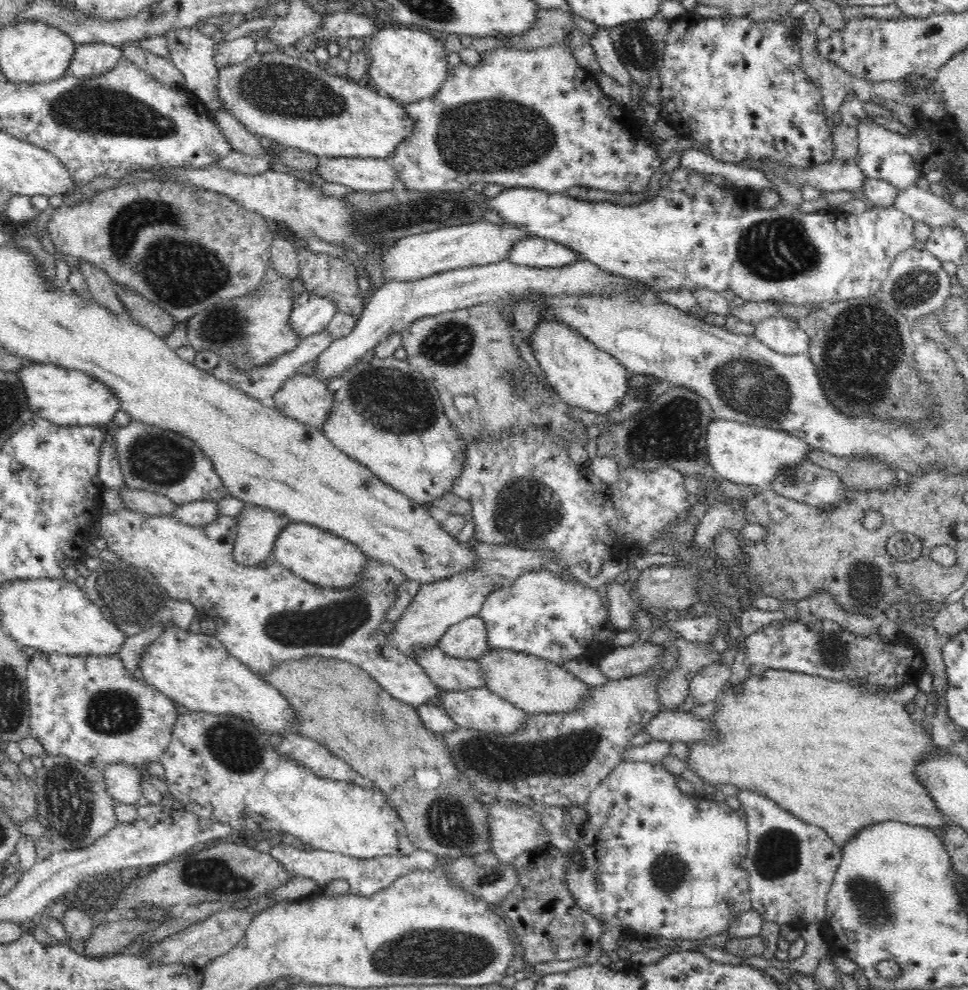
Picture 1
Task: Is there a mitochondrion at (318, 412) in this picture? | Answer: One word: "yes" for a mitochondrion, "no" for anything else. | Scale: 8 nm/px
no

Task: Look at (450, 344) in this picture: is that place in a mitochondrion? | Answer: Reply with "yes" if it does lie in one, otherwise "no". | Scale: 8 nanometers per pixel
yes

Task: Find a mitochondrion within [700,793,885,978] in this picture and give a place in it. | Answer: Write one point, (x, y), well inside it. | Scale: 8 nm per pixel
(778, 853)

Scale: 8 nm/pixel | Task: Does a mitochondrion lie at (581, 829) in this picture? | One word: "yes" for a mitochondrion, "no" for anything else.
no

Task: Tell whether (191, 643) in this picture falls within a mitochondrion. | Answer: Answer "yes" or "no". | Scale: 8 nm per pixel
no

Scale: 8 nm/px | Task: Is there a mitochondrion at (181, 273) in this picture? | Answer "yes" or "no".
yes

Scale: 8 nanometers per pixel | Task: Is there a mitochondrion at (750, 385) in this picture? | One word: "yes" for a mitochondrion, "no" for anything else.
yes

